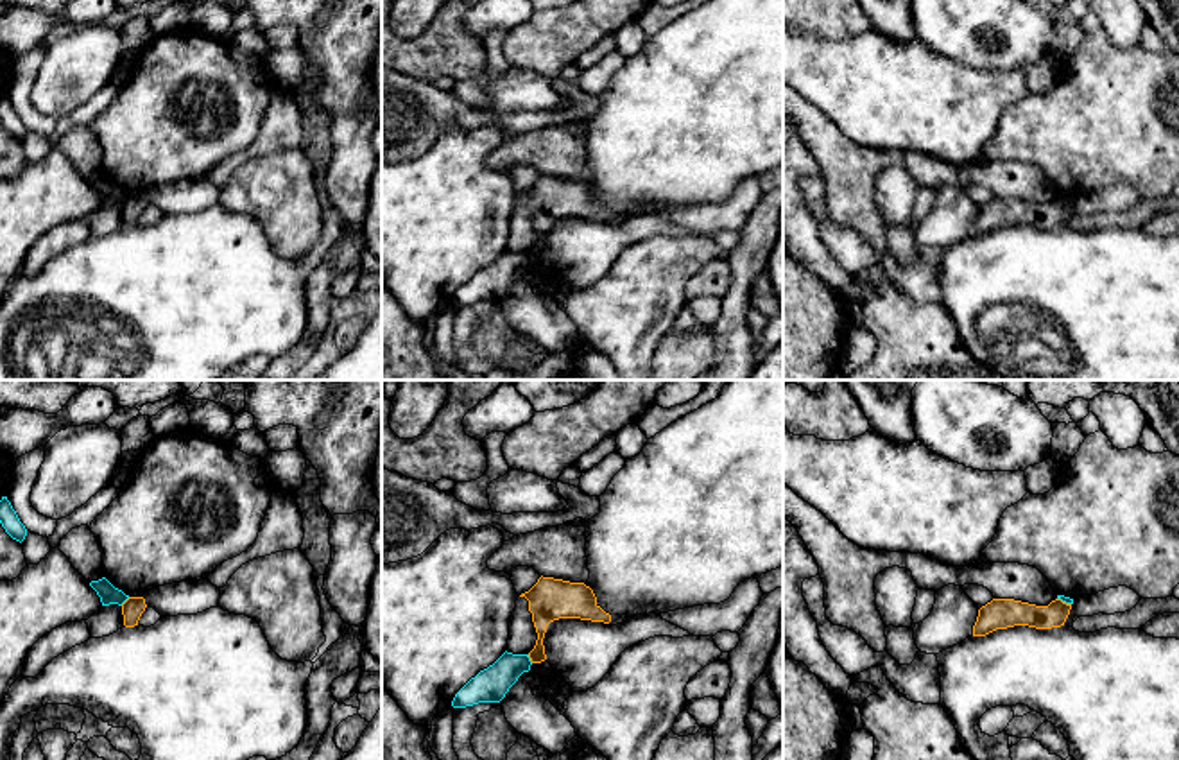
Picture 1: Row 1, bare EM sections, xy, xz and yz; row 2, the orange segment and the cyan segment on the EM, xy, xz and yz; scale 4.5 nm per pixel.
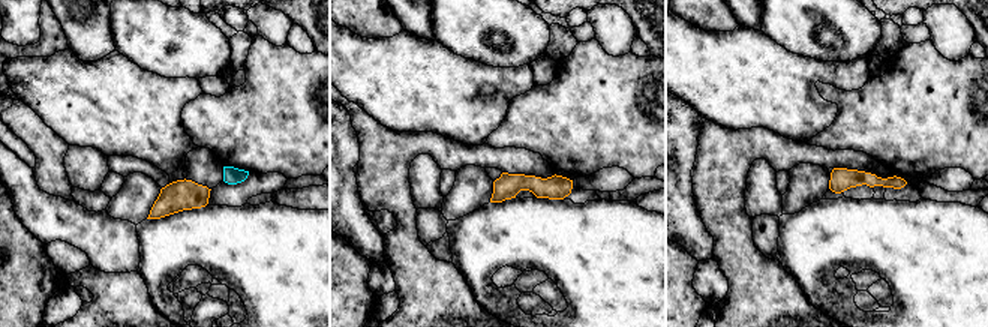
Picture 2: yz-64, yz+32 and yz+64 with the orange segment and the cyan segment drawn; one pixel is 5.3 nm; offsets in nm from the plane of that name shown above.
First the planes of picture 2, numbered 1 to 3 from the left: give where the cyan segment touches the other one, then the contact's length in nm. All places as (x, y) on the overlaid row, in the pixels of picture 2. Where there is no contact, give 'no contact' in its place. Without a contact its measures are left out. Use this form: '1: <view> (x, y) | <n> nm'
1: no contact
2: no contact
3: no contact

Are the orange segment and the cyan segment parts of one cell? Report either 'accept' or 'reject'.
reject

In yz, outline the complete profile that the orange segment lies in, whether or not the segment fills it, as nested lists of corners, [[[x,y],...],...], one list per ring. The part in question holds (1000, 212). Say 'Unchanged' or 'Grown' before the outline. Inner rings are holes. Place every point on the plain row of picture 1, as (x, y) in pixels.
Unchanged. [[[993,197],[978,208],[973,224],[973,235],[985,235],[996,228],[1014,224],[1028,224],[1036,228],[1052,228],[1064,224],[1071,203],[1061,197],[1052,199],[1048,204],[1036,204],[1014,197]]]

